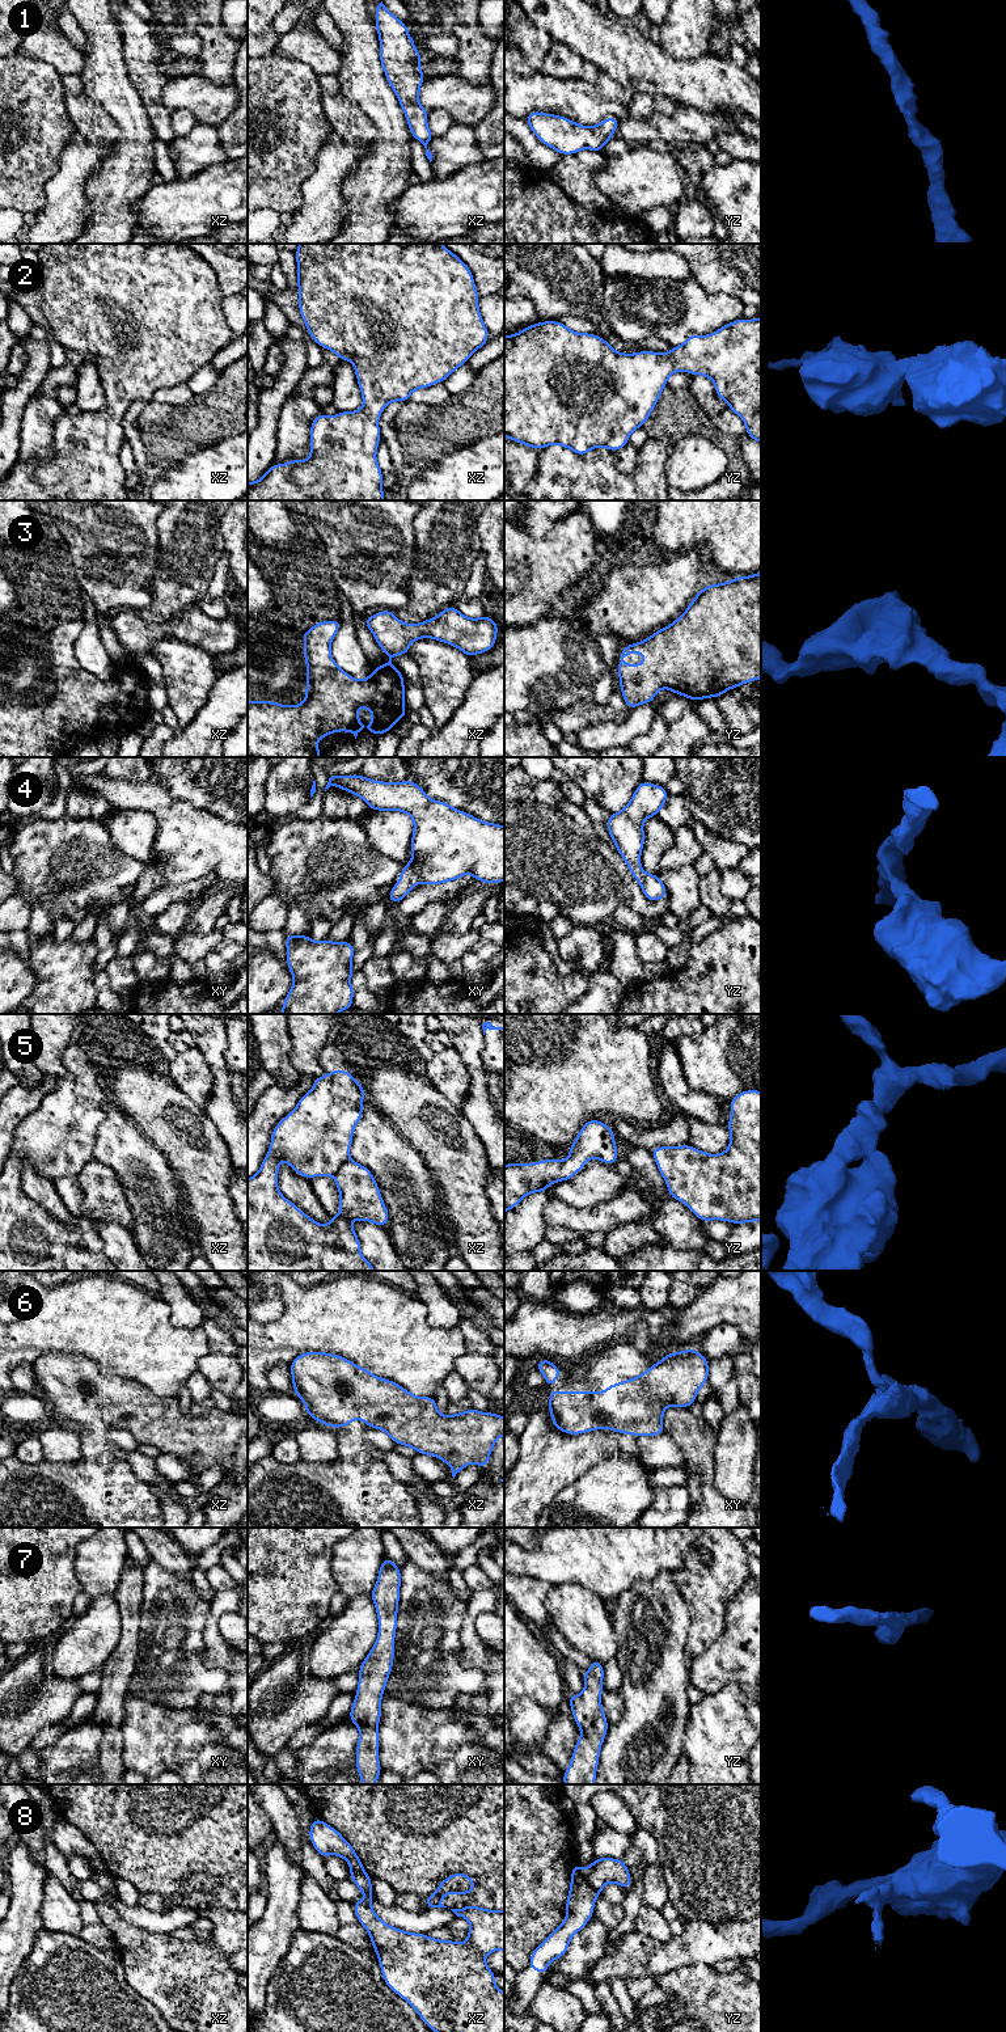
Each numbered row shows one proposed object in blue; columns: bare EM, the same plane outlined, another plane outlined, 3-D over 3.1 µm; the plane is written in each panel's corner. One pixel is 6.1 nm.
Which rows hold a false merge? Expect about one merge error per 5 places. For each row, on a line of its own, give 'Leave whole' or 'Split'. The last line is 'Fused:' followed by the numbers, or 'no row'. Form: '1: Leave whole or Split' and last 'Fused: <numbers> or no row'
1: Leave whole
2: Leave whole
3: Leave whole
4: Leave whole
5: Leave whole
6: Leave whole
7: Leave whole
8: Split
Fused: 8

